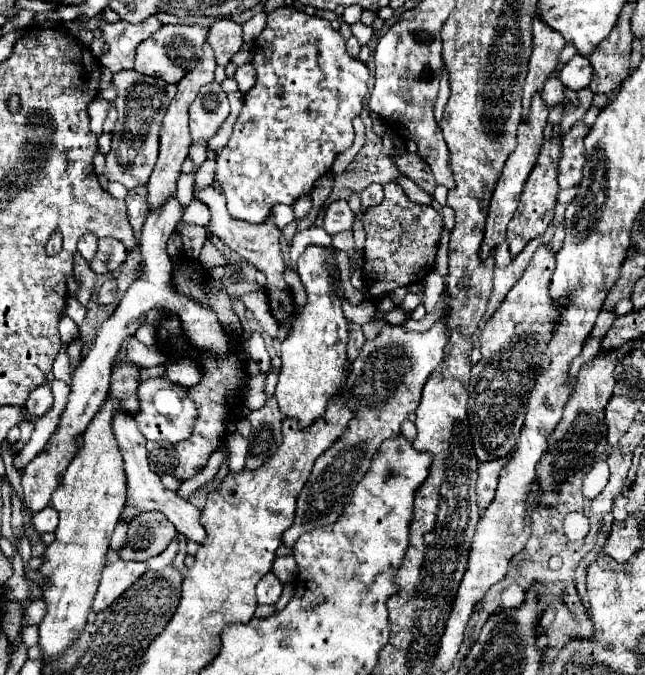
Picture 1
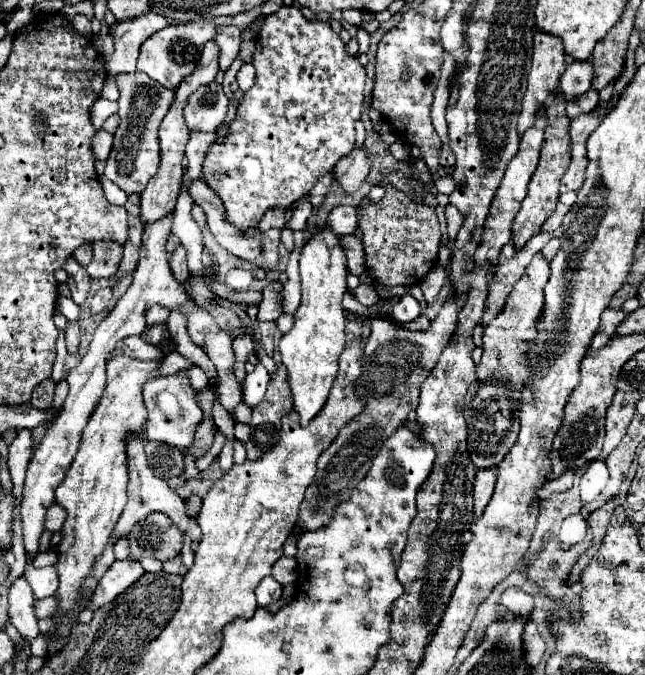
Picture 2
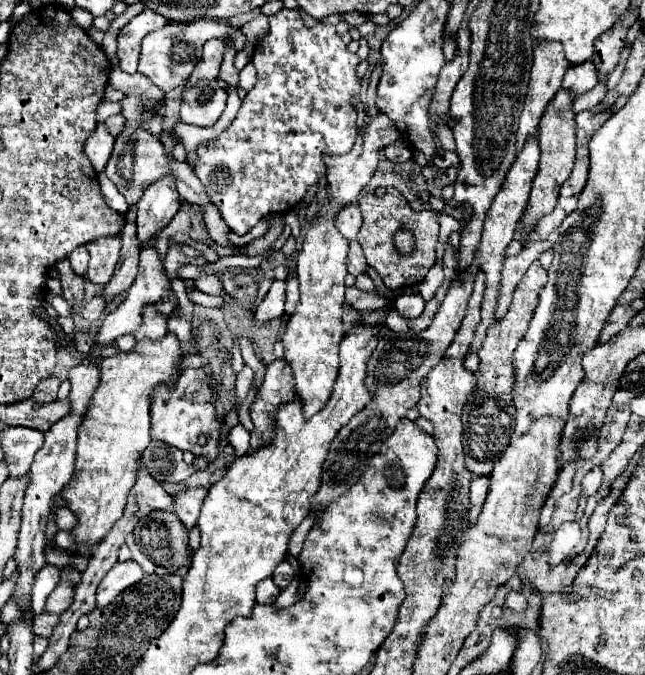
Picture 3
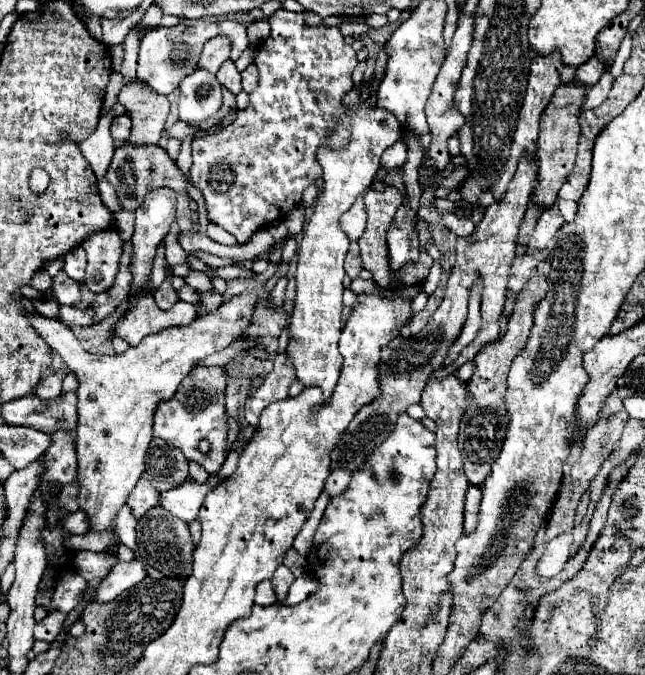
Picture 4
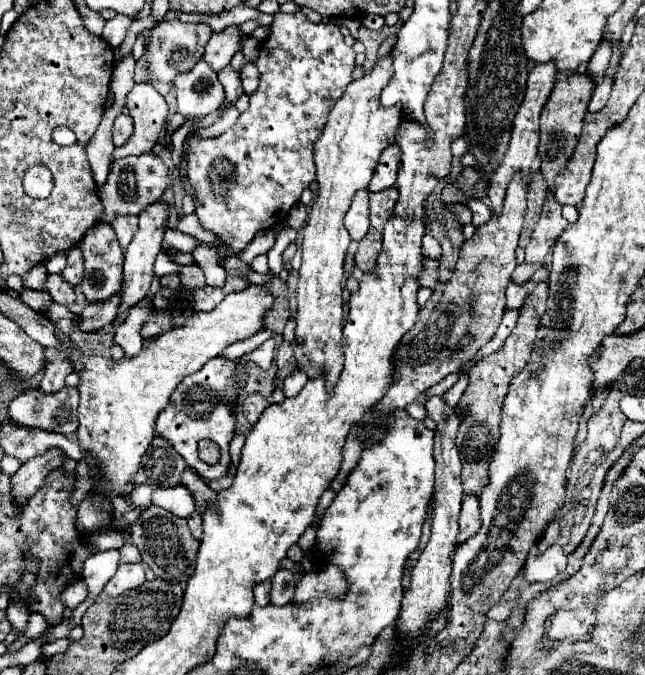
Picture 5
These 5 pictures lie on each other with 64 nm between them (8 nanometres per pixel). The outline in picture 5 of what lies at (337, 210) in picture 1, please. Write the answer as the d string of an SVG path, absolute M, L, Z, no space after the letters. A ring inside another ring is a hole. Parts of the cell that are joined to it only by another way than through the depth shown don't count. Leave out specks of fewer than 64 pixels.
M360 190L358 194L354 194L352 206L348 210L348 214L344 216L344 224L346 230L350 234L352 240L360 242L360 238L364 238L370 230L370 220L368 220L368 190Z

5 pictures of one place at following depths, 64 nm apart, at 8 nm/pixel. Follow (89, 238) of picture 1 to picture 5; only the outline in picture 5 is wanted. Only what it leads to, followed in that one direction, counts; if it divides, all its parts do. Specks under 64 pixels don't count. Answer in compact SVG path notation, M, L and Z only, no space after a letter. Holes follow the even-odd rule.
M74 246L74 250L68 252L68 264L66 268L62 270L62 278L72 284L72 286L78 286L80 280L82 280L82 274L84 274L84 260L82 260L82 250L78 246Z

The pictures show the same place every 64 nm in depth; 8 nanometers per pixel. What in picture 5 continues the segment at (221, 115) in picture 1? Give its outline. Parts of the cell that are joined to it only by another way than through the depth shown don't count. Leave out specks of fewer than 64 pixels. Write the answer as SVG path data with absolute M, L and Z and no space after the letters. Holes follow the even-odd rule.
M204 60L190 72L178 74L178 78L174 78L174 88L178 112L184 114L184 118L204 118L206 114L216 112L224 100L224 88L218 74Z

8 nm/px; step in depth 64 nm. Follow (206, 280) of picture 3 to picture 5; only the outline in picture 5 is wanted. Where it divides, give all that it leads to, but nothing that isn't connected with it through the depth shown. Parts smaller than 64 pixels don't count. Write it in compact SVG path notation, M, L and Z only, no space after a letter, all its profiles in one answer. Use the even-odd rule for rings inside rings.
M190 264L190 266L184 266L180 272L180 282L184 288L188 290L194 290L194 288L202 288L206 282L204 282L204 272L196 266L196 264Z

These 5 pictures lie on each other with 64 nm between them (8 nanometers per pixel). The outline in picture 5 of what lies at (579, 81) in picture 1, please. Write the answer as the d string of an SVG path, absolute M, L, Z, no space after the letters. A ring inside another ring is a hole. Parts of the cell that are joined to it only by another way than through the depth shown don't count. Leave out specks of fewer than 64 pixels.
M604 40L604 42L598 46L598 50L594 52L594 56L592 56L592 60L588 62L588 66L586 66L586 68L594 74L594 78L600 78L600 76L604 74L606 66L608 66L608 62L610 62L610 56L612 56L612 44Z

